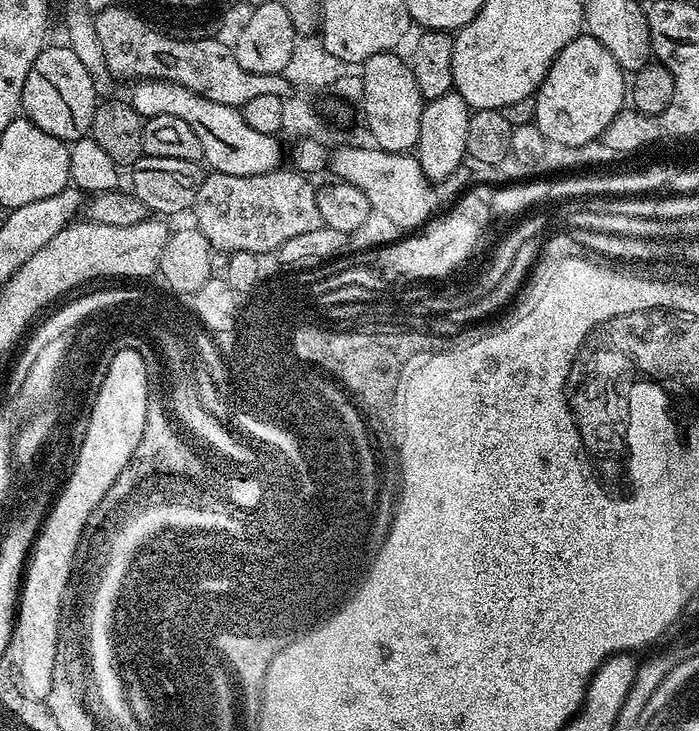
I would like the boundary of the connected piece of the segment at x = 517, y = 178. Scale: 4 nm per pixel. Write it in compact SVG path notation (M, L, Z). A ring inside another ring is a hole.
M535 123L526 126L516 127L512 130L510 149L506 150L506 155L494 163L479 162L472 157L465 157L462 168L465 171L464 183L478 186L500 186L515 182L524 182L535 178L540 178L550 174L552 170L566 170L584 168L584 157L588 156L588 148L582 146L567 146L562 142L550 142L535 126Z

